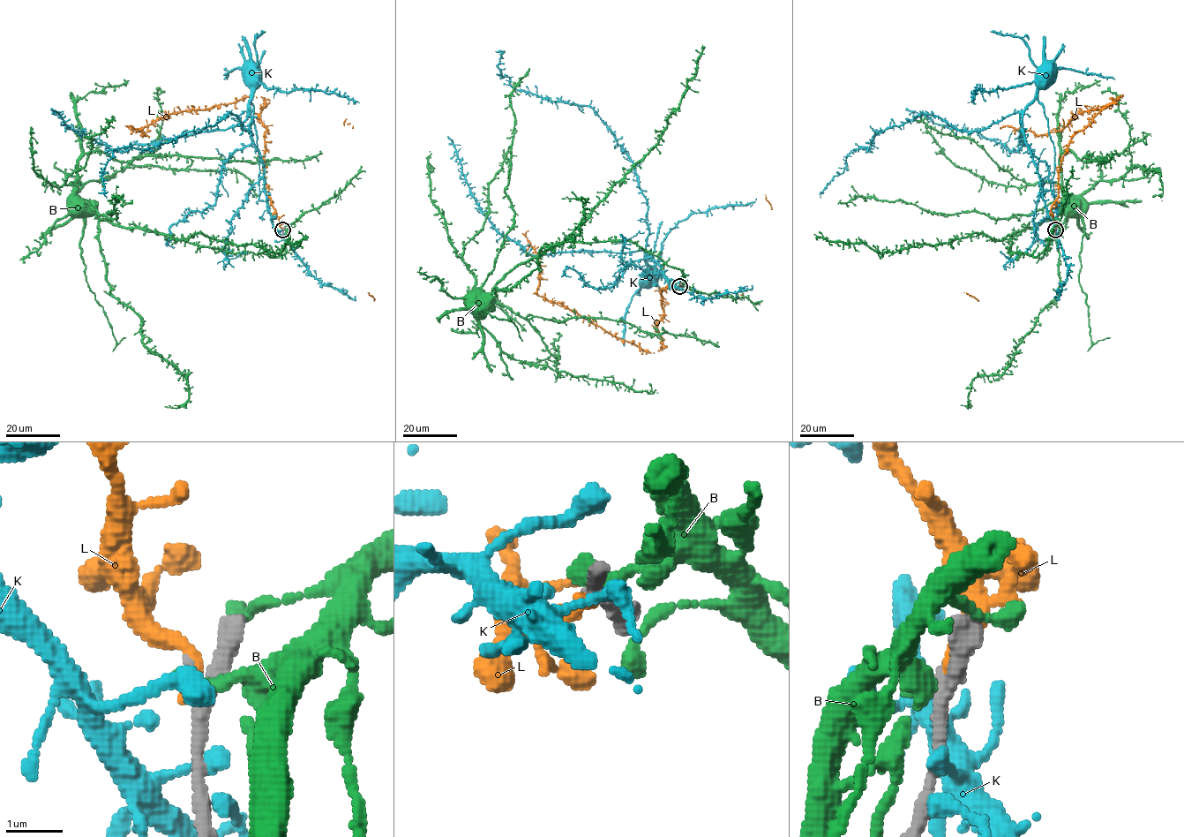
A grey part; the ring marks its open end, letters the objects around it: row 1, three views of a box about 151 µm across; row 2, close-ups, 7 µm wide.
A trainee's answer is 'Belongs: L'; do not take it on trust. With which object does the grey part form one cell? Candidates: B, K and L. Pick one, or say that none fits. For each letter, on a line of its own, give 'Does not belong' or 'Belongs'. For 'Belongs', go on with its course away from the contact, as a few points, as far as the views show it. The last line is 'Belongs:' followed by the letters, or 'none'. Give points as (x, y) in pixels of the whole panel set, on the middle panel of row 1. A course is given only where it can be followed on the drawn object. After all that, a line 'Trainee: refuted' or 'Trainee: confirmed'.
B: Does not belong
K: Does not belong
L: Belongs. Its course: (679, 286), (672, 282), (661, 290), (662, 347), (643, 350), (537, 294), (542, 268), (528, 230)
Belongs: L
Trainee: confirmed

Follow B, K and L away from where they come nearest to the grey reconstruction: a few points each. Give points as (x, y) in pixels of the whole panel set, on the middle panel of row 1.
B: (680, 285), (683, 273), (679, 269), (630, 241), (569, 241), (518, 263), (490, 292), (474, 295)
K: (680, 285), (645, 249), (647, 198), (611, 130), (593, 109), (516, 90), (498, 66), (504, 51)
L: (679, 286), (672, 282), (661, 290), (662, 347), (643, 350), (537, 294), (542, 268), (528, 230)

